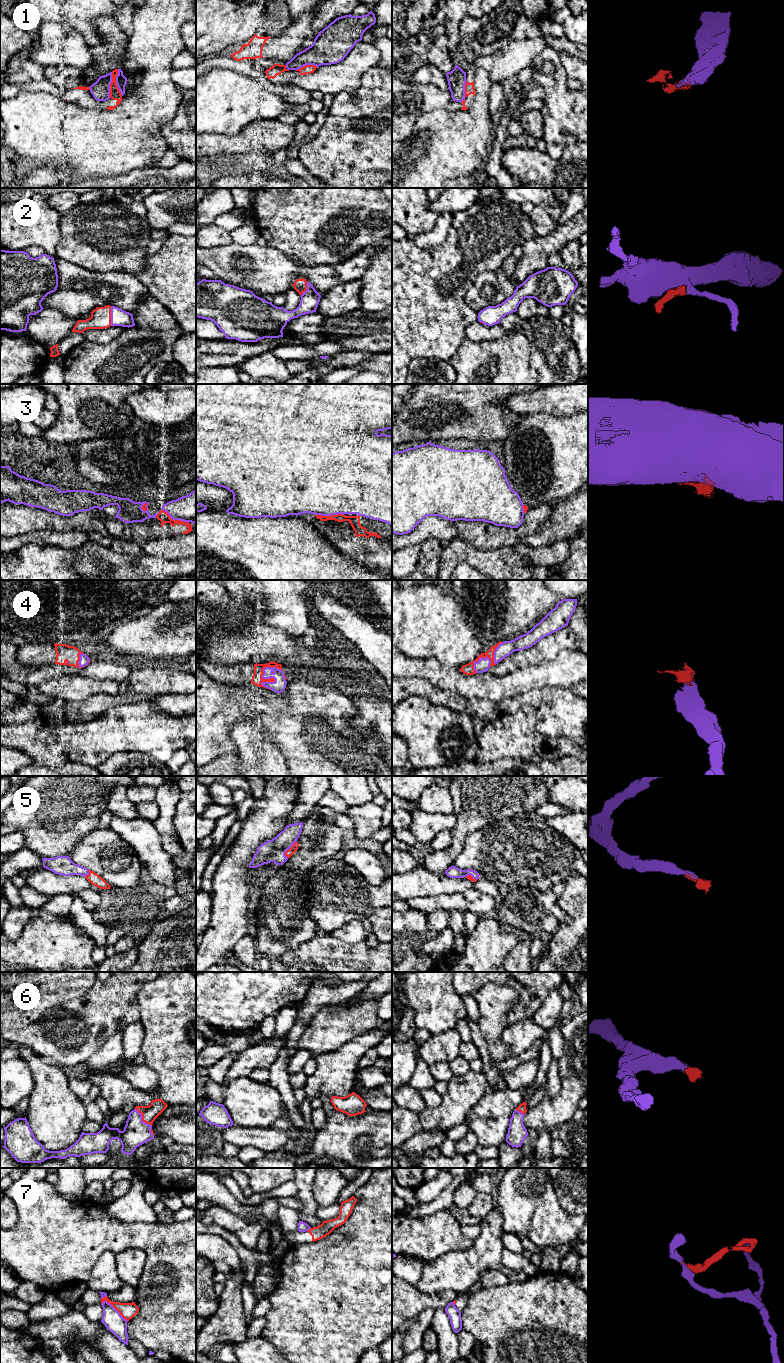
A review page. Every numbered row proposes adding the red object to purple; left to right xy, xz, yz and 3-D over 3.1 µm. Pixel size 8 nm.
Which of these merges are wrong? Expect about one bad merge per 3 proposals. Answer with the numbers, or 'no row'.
1, 3, 7

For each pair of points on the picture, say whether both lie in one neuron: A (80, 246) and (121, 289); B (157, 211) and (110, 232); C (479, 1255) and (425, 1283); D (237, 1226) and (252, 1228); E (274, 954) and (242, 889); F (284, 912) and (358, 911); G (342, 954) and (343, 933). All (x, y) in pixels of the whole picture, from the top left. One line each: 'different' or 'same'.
A: different
B: different
C: same
D: same
E: different
F: different
G: different

